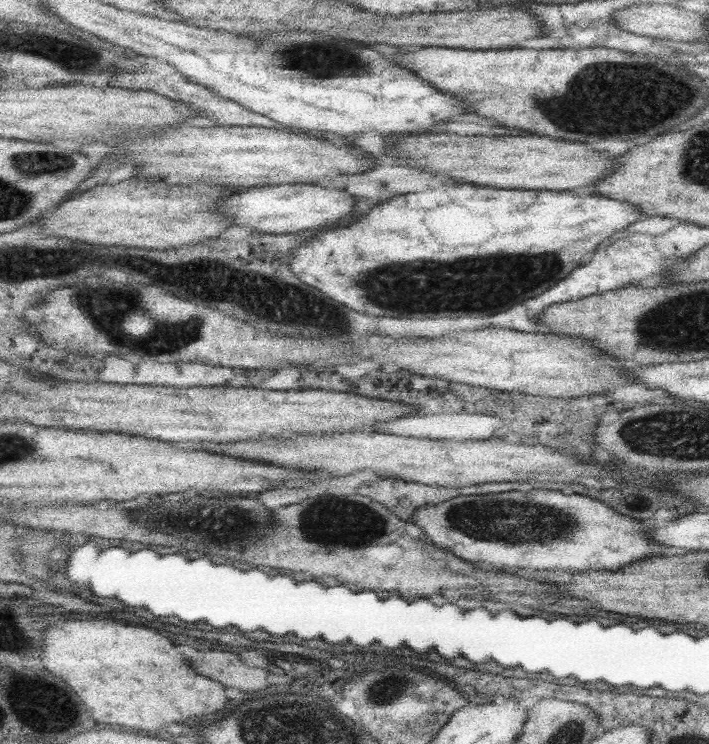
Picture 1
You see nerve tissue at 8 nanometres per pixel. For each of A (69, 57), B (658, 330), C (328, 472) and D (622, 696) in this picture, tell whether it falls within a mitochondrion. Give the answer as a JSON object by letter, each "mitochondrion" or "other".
{"A":"mitochondrion","B":"mitochondrion","C":"other","D":"other"}

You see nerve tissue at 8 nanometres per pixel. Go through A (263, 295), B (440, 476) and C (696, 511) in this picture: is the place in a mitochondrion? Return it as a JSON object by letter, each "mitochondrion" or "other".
{"A":"mitochondrion","B":"other","C":"other"}

